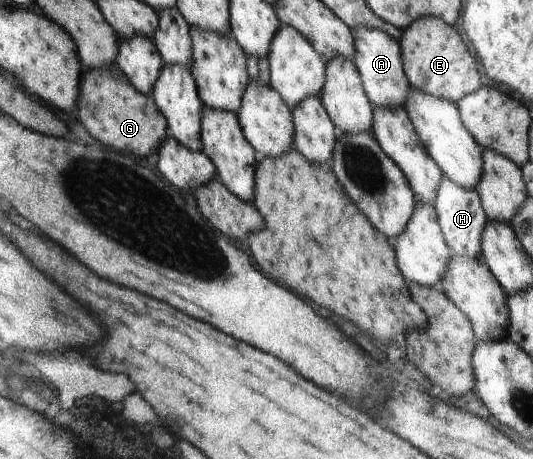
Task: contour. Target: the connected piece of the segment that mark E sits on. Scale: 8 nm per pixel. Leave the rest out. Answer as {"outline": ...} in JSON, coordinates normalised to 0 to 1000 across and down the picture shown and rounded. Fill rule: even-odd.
{"outline":[[[790,37],[756,68],[750,83],[756,139],[771,190],[859,224],[901,192],[901,155],[874,94],[856,72],[856,59],[818,37]]]}

